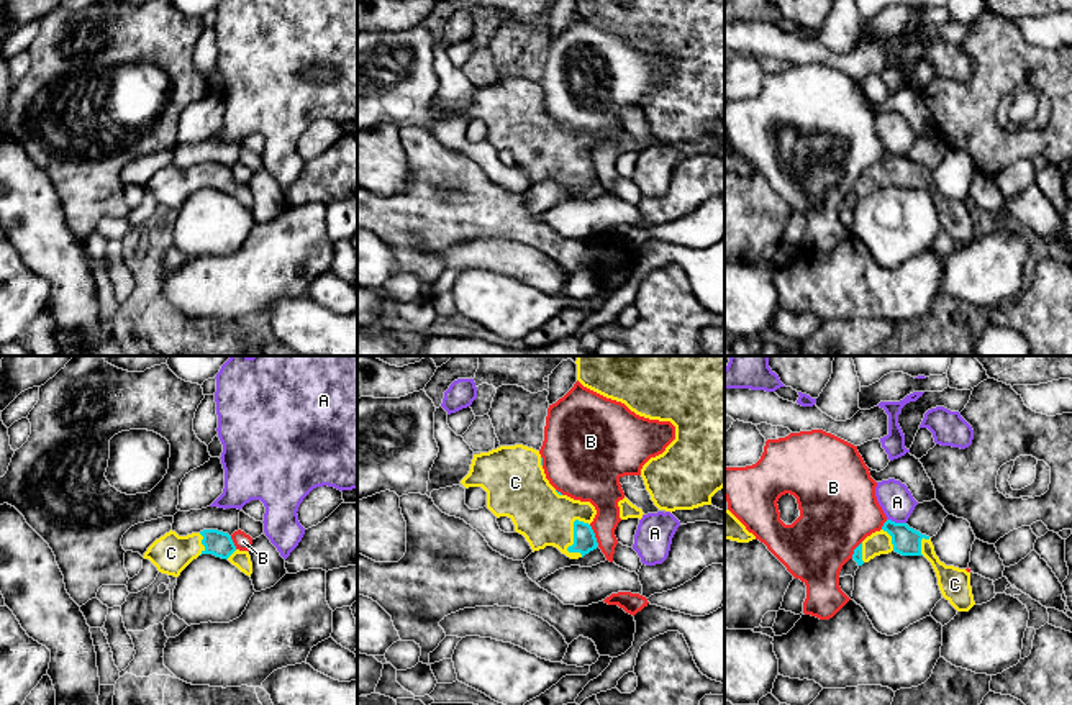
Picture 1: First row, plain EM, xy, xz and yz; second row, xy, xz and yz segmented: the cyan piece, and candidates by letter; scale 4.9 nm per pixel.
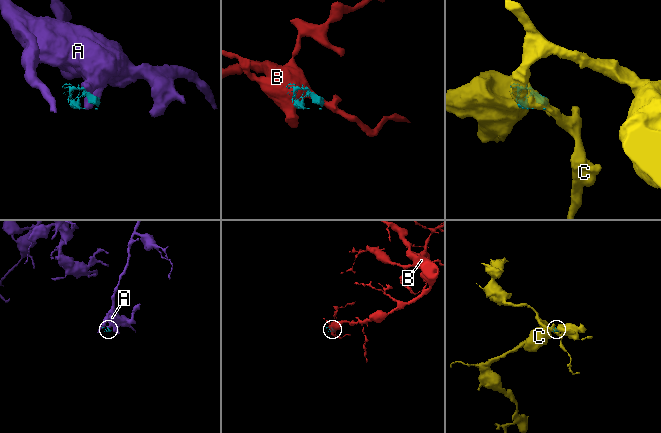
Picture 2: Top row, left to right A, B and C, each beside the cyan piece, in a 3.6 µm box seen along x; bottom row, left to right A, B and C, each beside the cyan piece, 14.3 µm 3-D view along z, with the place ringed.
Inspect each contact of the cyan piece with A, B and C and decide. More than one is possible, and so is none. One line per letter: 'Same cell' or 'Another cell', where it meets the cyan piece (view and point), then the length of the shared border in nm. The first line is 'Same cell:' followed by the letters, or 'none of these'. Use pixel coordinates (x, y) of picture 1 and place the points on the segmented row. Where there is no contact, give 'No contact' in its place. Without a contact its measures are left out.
Same cell: C
A: Another cell. Touches cyan at yz (897, 523). Shared border 100 nm
B: Another cell. Touches cyan at xz (594, 535). Shared border 120 nm
C: Same cell. Touches cyan at xz (574, 541). Shared border 190 nm

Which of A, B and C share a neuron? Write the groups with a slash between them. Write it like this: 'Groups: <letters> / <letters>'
Groups: A / B / C

